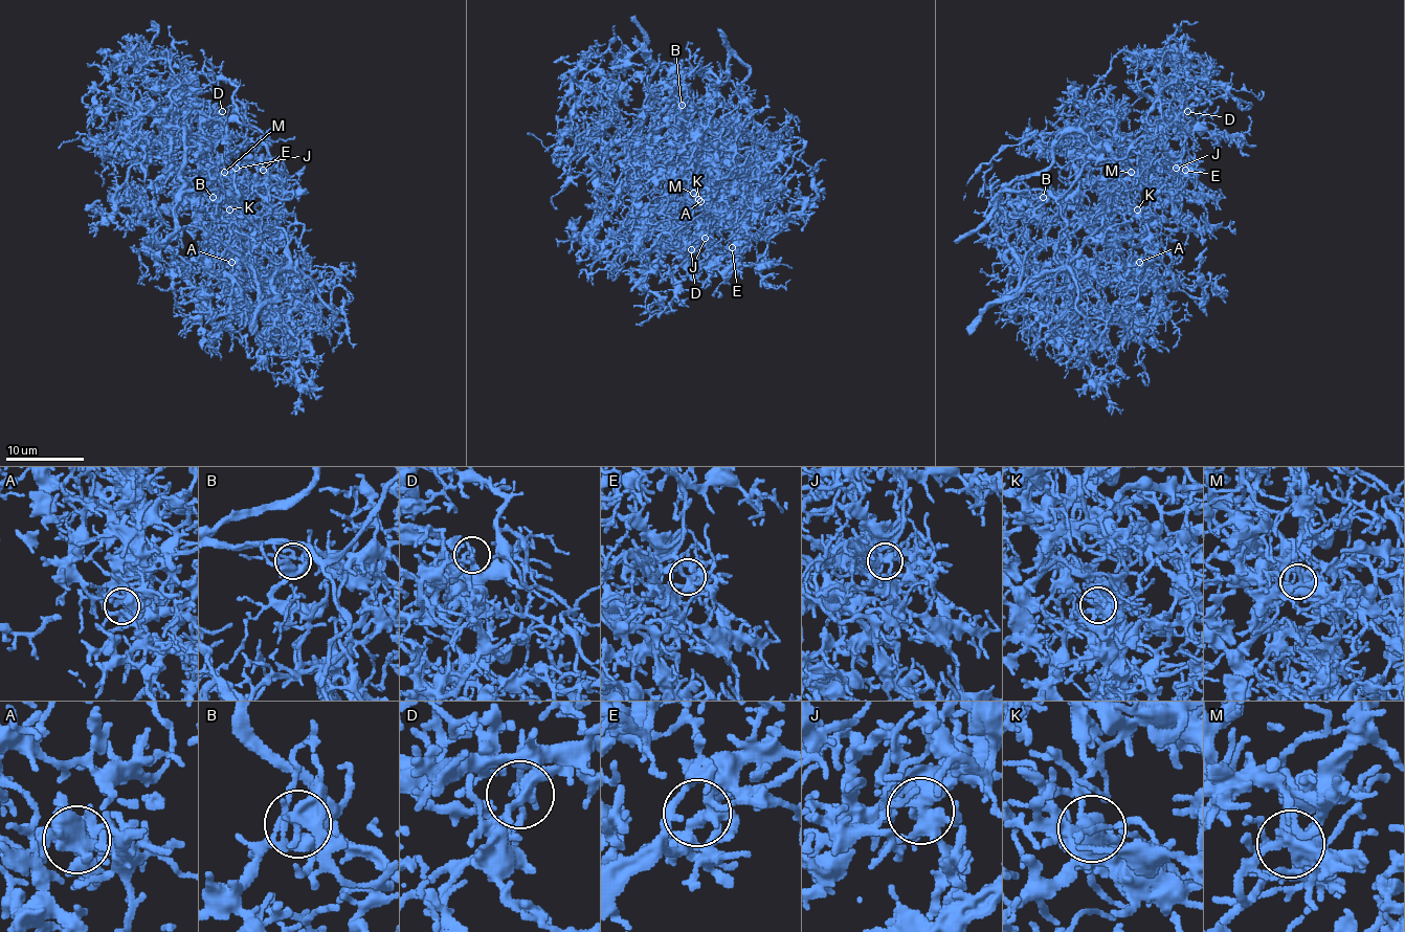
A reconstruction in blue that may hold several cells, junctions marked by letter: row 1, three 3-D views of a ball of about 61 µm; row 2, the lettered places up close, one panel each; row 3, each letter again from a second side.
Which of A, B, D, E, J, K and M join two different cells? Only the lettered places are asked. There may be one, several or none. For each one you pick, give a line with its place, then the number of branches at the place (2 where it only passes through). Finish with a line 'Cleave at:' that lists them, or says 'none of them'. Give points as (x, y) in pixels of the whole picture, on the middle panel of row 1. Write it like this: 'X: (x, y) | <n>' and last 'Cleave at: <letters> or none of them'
Cleave at: none of them

